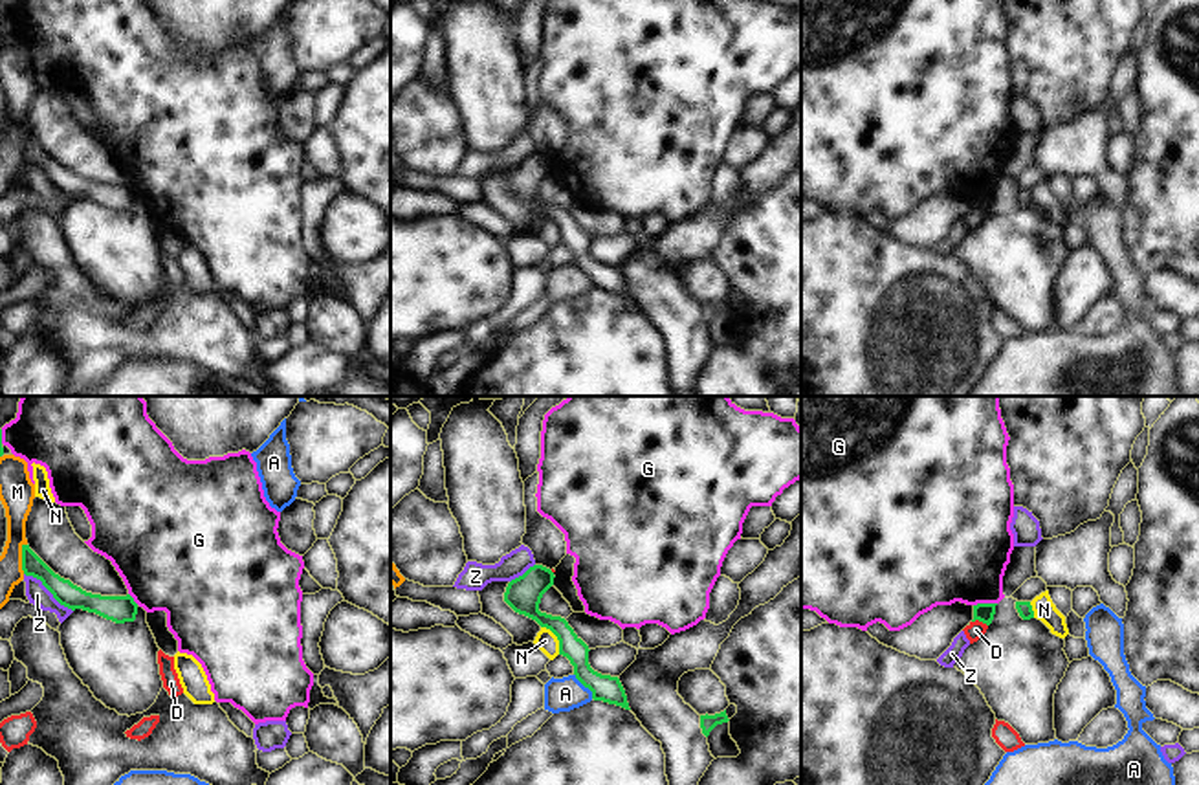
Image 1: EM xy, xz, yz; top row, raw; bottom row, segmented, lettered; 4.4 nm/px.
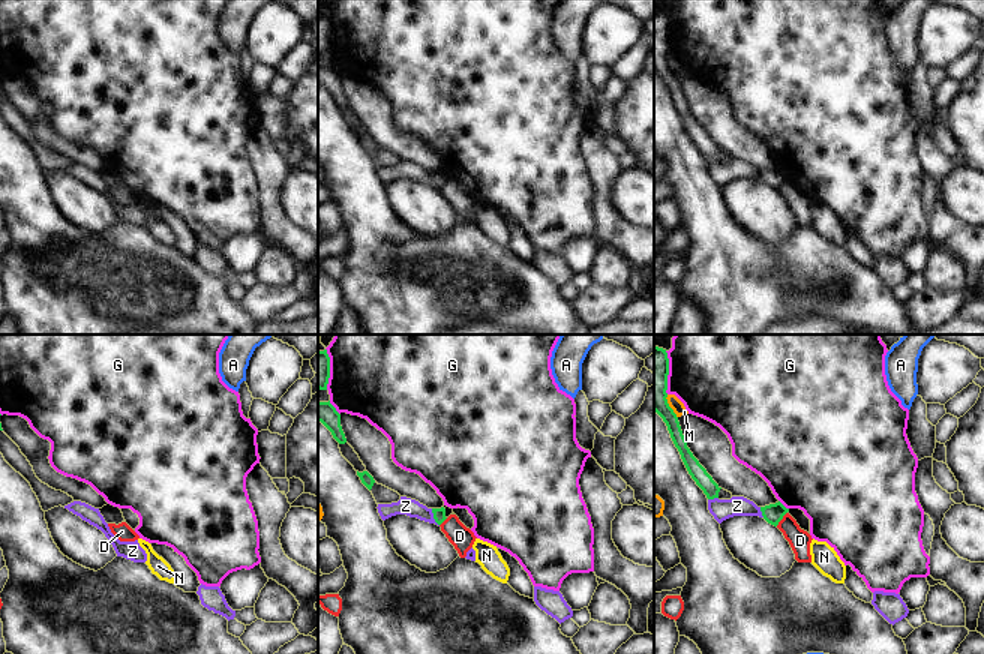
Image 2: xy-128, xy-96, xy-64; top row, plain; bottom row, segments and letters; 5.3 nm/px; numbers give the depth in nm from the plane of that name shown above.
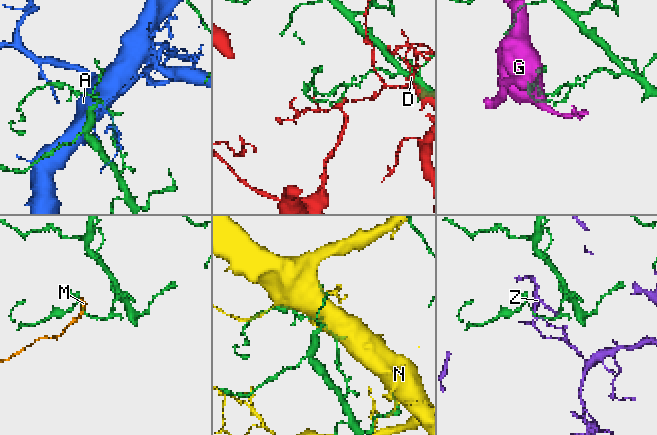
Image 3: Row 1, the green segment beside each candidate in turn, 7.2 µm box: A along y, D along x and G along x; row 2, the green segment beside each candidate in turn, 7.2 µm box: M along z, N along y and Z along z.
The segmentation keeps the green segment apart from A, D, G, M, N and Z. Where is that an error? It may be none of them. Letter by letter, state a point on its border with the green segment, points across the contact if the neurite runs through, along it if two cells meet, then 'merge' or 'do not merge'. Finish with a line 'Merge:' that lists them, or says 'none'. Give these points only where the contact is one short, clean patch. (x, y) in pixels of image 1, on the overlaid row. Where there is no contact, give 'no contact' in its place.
A: contact xz (585, 686); do not merge
D: contact yz (979, 620); do not merge
G: contact yz (985, 604); do not merge
M: contact xy (22, 558); do not merge
N: contact xz (558, 639); do not merge
Z: contact xy (48, 589); do not merge
Merge: none

